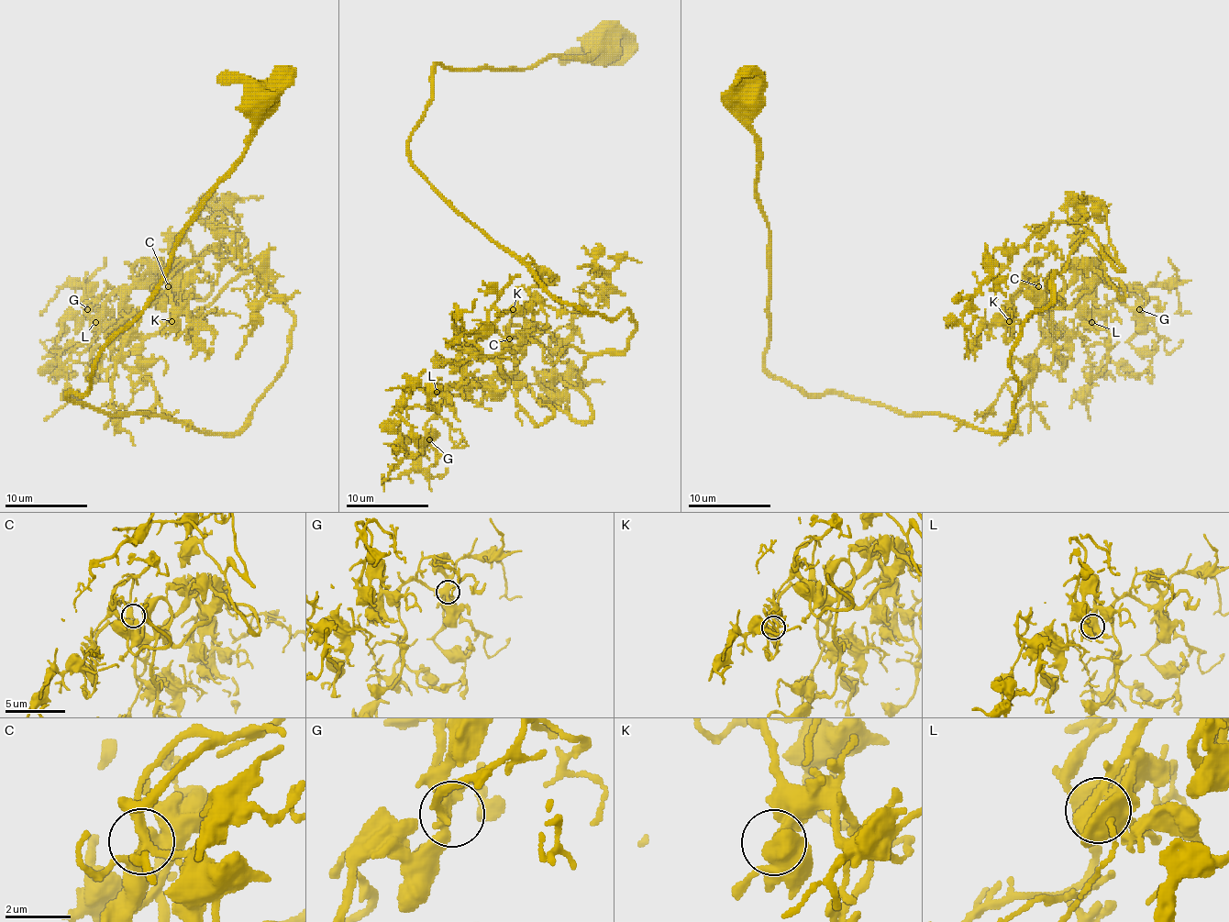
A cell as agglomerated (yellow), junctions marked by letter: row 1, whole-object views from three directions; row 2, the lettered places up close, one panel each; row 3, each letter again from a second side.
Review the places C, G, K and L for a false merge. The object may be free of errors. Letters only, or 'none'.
none

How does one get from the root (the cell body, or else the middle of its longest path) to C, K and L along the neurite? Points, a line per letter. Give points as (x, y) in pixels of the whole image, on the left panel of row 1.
C: (250, 99), (242, 161), (90, 389), (67, 395), (236, 433), (293, 317), (252, 272), (194, 311), (168, 286)
K: (250, 99), (242, 161), (67, 395), (236, 433), (293, 317), (240, 272), (194, 311), (168, 291), (171, 321)
L: (250, 99), (242, 161), (67, 395), (244, 425), (293, 326), (252, 272), (188, 311), (155, 268), (95, 321)

